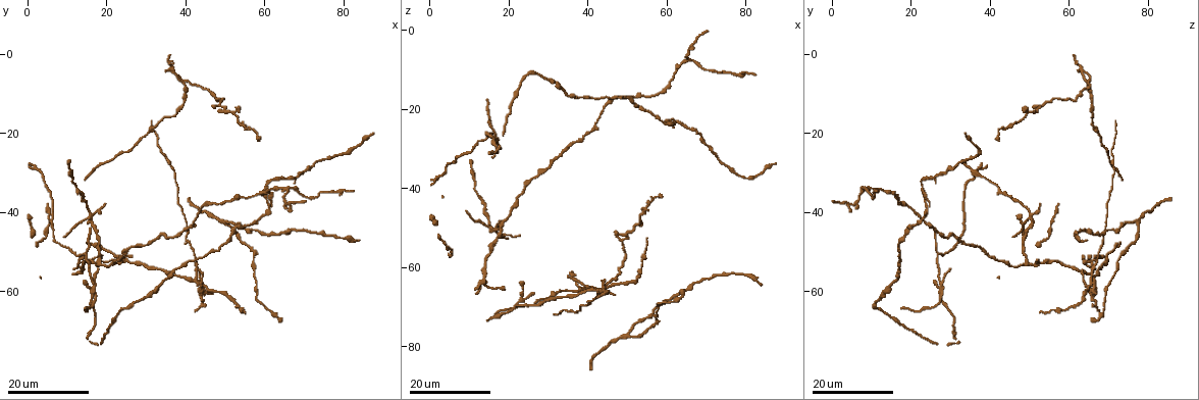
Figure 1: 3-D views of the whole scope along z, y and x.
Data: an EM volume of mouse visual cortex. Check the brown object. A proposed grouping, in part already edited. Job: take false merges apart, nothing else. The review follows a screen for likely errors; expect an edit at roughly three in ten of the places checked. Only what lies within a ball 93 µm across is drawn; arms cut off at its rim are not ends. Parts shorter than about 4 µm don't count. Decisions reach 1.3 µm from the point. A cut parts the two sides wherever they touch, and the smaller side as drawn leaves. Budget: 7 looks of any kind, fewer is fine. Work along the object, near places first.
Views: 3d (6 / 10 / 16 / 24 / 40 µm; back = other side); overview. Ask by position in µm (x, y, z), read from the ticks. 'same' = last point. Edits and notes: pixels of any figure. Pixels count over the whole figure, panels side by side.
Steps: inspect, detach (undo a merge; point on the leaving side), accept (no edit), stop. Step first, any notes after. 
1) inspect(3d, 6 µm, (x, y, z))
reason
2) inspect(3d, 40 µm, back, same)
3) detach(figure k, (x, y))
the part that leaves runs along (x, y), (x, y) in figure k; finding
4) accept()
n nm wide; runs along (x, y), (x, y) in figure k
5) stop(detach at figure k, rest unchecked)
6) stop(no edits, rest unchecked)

inspect(3d, 24 µm, (37.0, 5.0, 63.5))
branch point

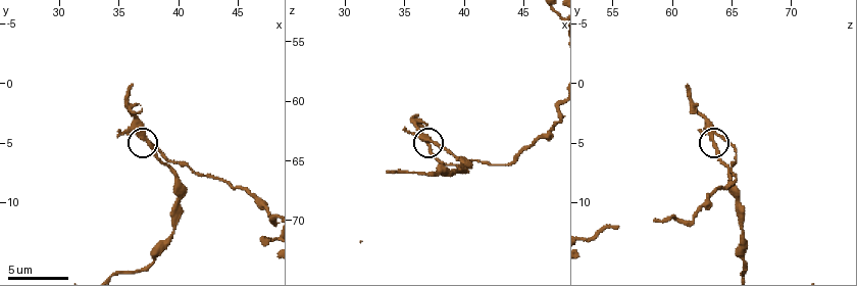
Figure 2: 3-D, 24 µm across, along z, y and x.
inspect(3d, 10 µm, (37.2, 4.2, 63.8))

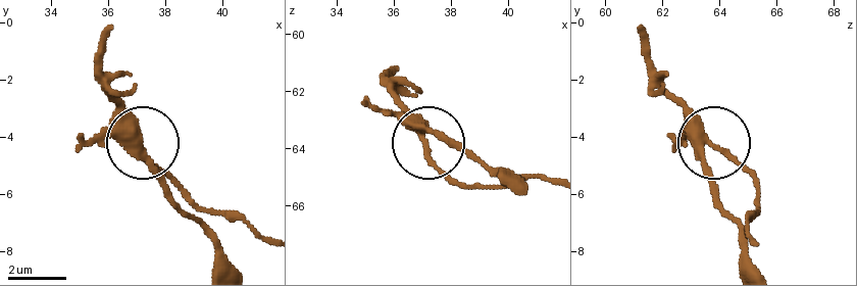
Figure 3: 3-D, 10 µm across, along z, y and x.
detach(figure 3, (432, 164))
3 arms; a second neuron is stuck on

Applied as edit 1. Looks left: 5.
inspect(overview)

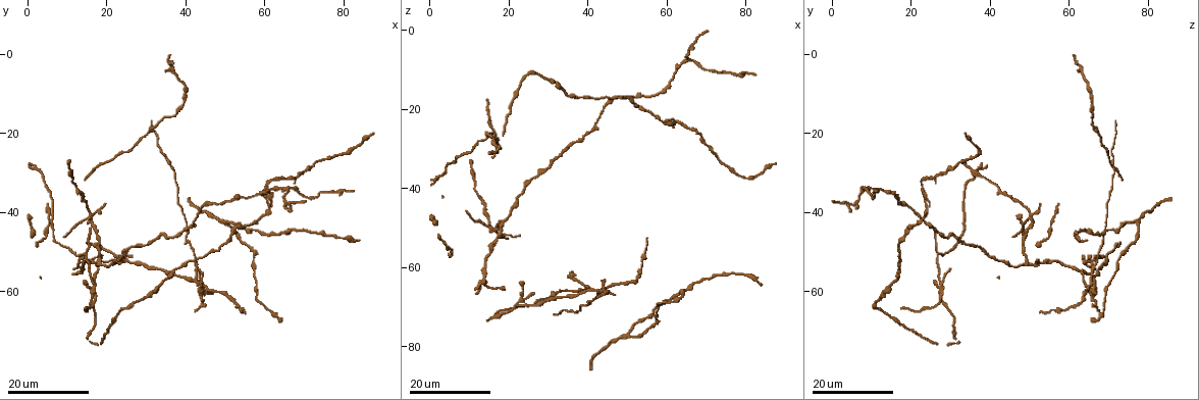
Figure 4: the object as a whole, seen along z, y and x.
inspect(3d, 16 µm, (15.0, 41.5, 50.5))
small branch off a trunk

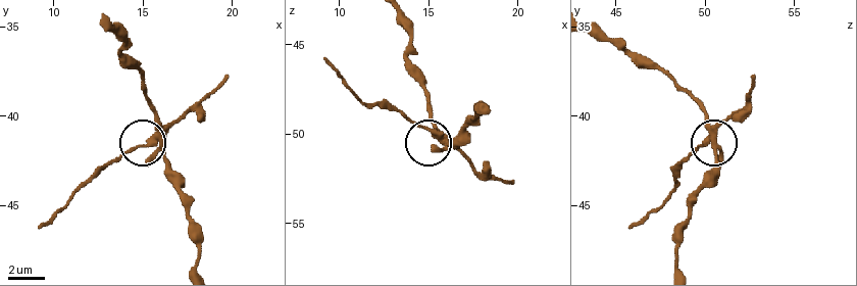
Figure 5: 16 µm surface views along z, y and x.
inspect(3d, 6 µm, (15.3, 41.5, 50.0))

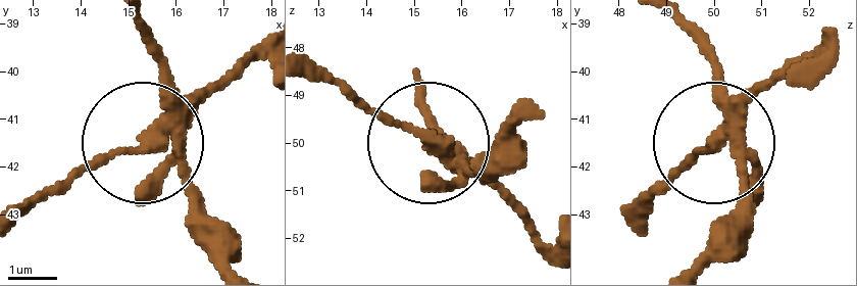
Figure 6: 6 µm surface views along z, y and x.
detach(figure 6, (154, 187))
side arm 32 µm; 3 arms; a second neuron is stuck on

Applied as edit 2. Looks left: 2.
stop(detach at figure 3, detach at figure 6, rest unchecked)

